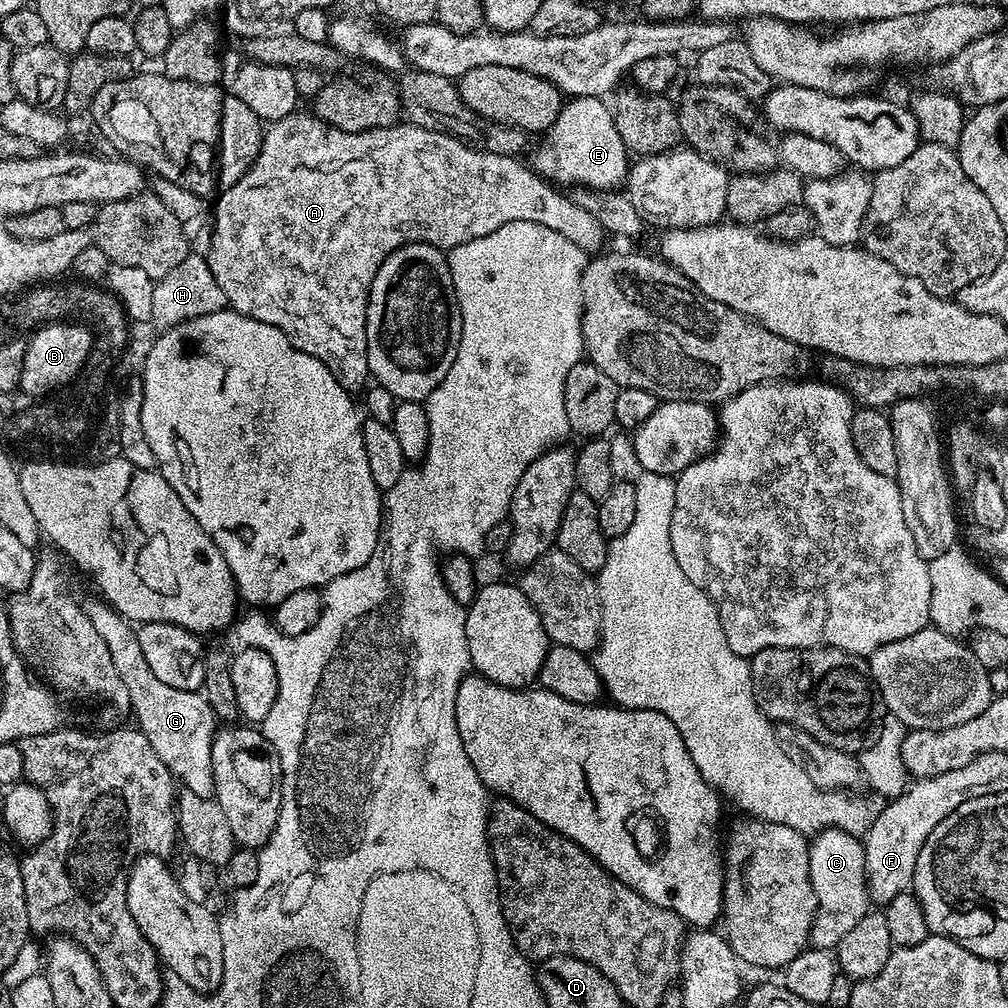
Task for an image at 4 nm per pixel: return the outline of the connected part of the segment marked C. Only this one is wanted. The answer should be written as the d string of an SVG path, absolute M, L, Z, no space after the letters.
M825 828L815 833L808 845L808 881L814 886L816 895L811 947L835 949L870 908L863 843L855 835L837 828Z

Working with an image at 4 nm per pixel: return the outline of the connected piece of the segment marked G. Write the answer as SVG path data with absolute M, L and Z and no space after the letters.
M95 599L85 601L84 612L110 650L114 668L127 688L129 707L136 714L137 727L146 734L150 746L154 746L154 754L162 758L173 777L179 778L179 781L181 778L187 791L211 797L216 790L212 769L212 739L216 737L218 721L212 713L210 702L203 691L174 690L174 686L154 678L154 670L146 663L135 627L107 601Z

